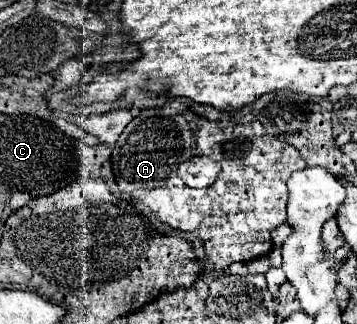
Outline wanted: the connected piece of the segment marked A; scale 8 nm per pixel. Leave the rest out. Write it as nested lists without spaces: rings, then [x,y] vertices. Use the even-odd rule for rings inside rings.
[[[180,100],[140,110],[140,114],[124,128],[112,150],[112,170],[118,180],[120,192],[142,200],[162,222],[170,224],[172,228],[182,232],[196,232],[198,238],[204,242],[208,262],[218,270],[228,268],[232,262],[248,262],[260,258],[272,250],[270,232],[286,220],[286,180],[292,176],[292,172],[304,168],[306,162],[300,152],[292,144],[268,136],[260,122],[212,122],[204,116],[194,114]],[[190,156],[210,156],[214,162],[220,164],[222,174],[210,188],[188,188],[178,178],[176,170],[180,162]]]

